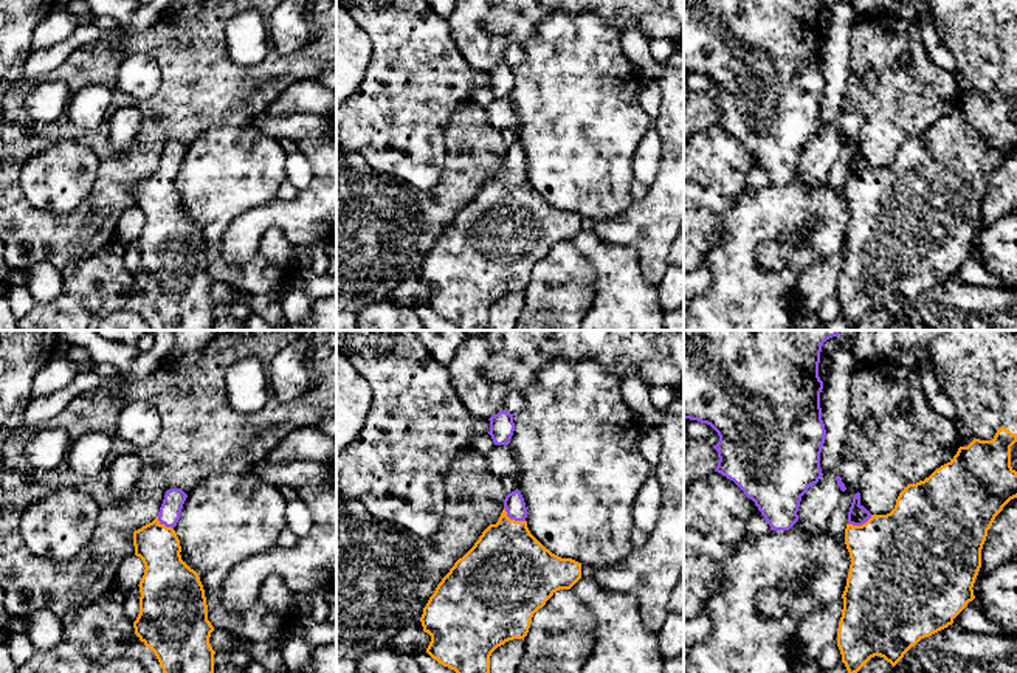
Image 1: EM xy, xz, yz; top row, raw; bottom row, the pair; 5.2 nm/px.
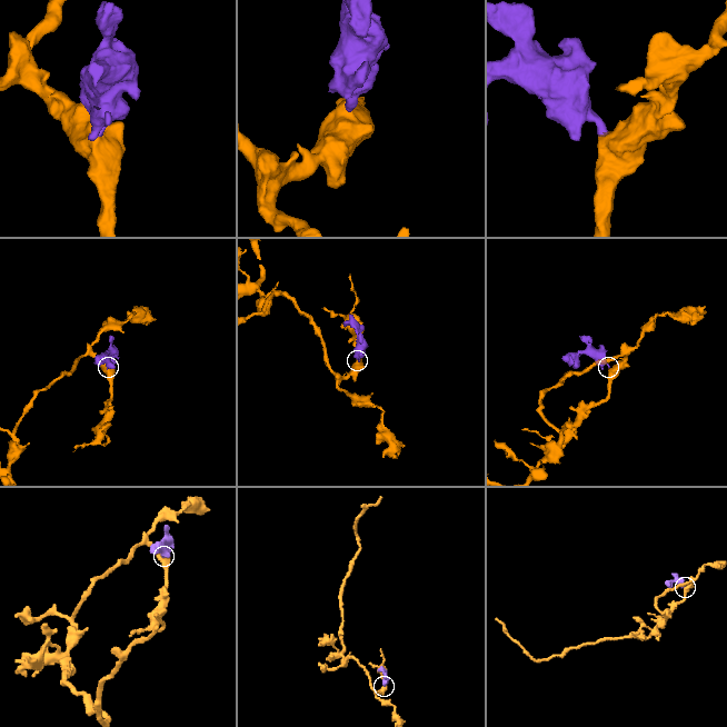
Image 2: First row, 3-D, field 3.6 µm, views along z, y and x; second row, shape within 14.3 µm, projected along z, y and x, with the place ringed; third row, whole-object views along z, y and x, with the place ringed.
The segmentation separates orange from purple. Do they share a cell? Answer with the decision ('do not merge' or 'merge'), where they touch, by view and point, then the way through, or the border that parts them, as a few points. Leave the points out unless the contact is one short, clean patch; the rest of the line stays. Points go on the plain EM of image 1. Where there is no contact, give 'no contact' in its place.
merge; meets orange in xz at (512, 172); runs through xz (507, 220), (512, 172), (513, 155)

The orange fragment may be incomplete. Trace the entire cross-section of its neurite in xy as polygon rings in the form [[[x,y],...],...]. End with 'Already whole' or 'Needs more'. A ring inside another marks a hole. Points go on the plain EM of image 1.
[[[181,141],[166,144],[158,169],[133,185],[135,208],[144,216],[140,234],[140,267],[135,287],[150,301],[164,330],[212,330],[214,307],[209,296],[214,279],[208,273],[205,242],[198,226],[181,212],[180,192],[174,183],[188,147]]]. Needs more

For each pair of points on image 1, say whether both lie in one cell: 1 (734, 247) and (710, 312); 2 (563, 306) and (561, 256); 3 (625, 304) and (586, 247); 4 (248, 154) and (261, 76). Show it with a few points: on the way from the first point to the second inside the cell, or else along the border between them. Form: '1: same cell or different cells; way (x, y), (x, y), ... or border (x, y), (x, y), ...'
1: same cell; way (734, 262), (734, 289), (726, 296)
2: same cell; way (563, 293), (568, 284), (565, 269)
3: same cell; way (620, 290), (619, 279), (600, 261)
4: different cells; border (247, 123), (211, 127)

